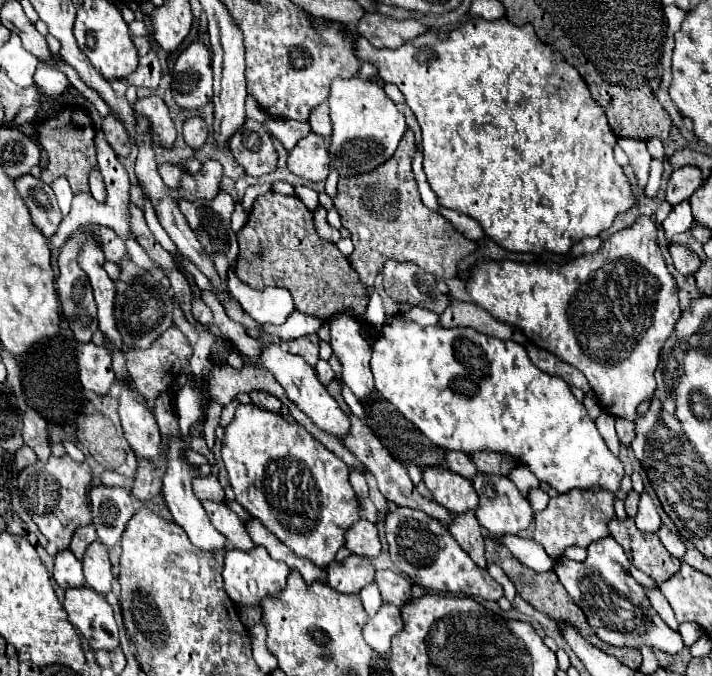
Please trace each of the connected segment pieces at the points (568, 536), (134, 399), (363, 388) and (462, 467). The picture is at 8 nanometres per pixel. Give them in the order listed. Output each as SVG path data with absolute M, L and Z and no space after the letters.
M568 491L564 495L552 497L548 507L536 513L534 541L540 543L552 557L560 555L570 545L588 547L590 543L608 537L608 521L614 517L612 501L614 495L610 495L608 491L598 491L598 495L582 495L582 491Z
M122 387L118 413L124 437L132 447L132 451L136 453L136 457L154 461L160 453L160 431L154 415L144 409L142 397L136 391Z
M348 313L332 315L332 317L328 319L328 325L330 325L330 335L332 335L332 339L330 339L332 351L334 351L334 355L342 361L342 367L344 367L344 383L352 389L352 393L358 397L358 401L370 399L370 397L376 393L374 379L372 379L372 373L370 373L372 345L364 339L364 335L362 335L362 325L358 323L358 319L354 319L354 317L348 315Z
M446 451L446 467L458 475L468 477L468 479L472 479L478 473L474 461L464 451Z

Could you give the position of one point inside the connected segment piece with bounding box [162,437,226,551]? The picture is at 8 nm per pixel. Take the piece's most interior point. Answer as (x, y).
(187, 511)

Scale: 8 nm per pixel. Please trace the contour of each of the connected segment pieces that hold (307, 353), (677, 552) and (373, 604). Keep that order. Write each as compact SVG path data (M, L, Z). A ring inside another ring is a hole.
M302 335L302 337L296 337L296 339L288 341L286 347L294 355L302 355L306 359L306 363L316 365L316 361L318 361L318 335Z
M662 525L662 527L660 527L658 537L660 537L662 545L670 551L670 555L674 555L676 559L682 559L682 557L684 557L684 553L686 553L686 545L680 541L680 537L678 537L678 535L674 535L672 531L668 531L668 527L666 527L666 525Z
M370 583L370 585L366 585L362 591L360 591L360 599L362 599L362 603L364 603L364 609L366 609L366 613L372 617L380 607L382 607L382 595L380 595L380 591L378 591L378 585L376 583Z

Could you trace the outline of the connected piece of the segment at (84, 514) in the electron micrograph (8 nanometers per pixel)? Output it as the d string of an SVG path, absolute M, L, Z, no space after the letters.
M68 455L50 457L48 461L38 461L18 475L18 491L22 507L28 511L32 521L38 525L40 533L54 543L60 551L68 549L70 539L78 527L90 525L90 505L88 493L92 487L92 471L88 463L76 463Z

